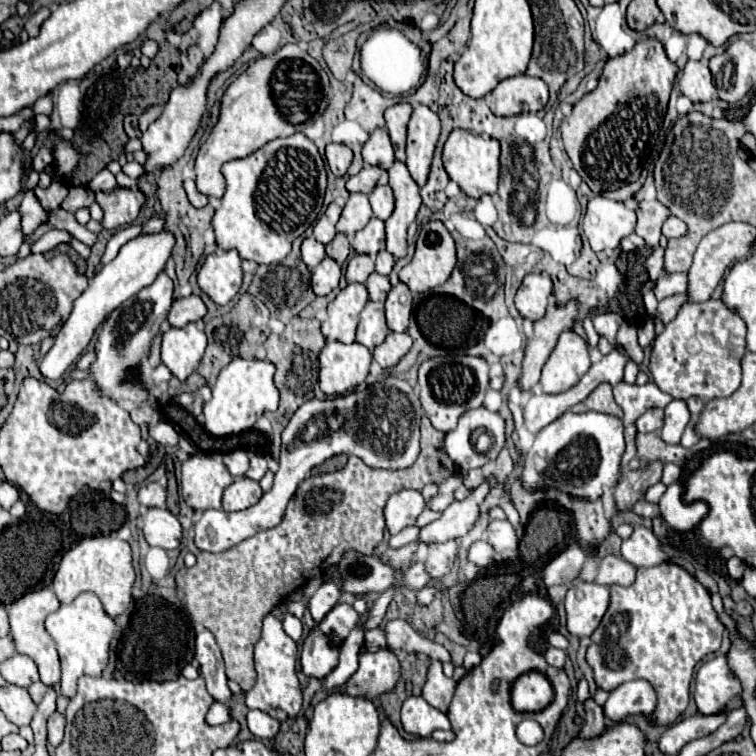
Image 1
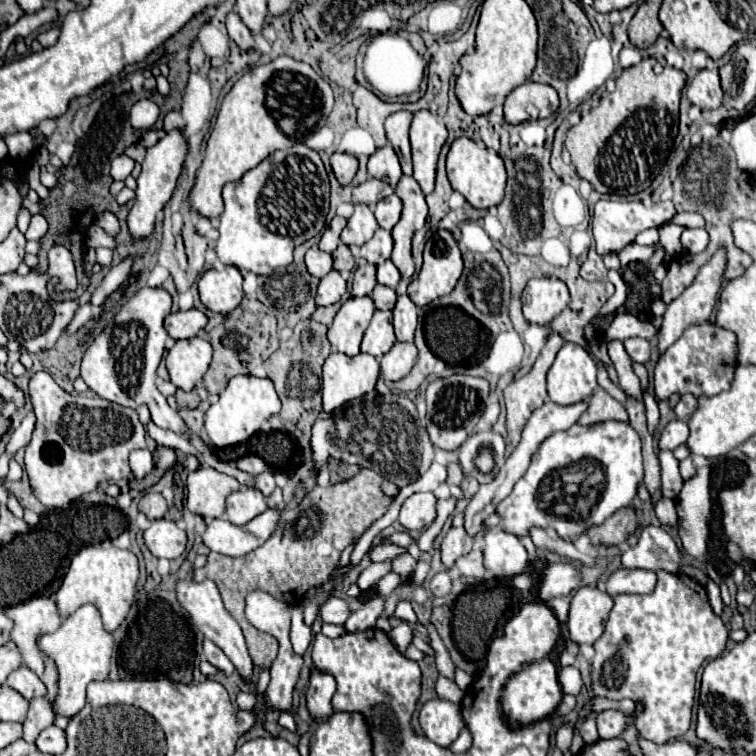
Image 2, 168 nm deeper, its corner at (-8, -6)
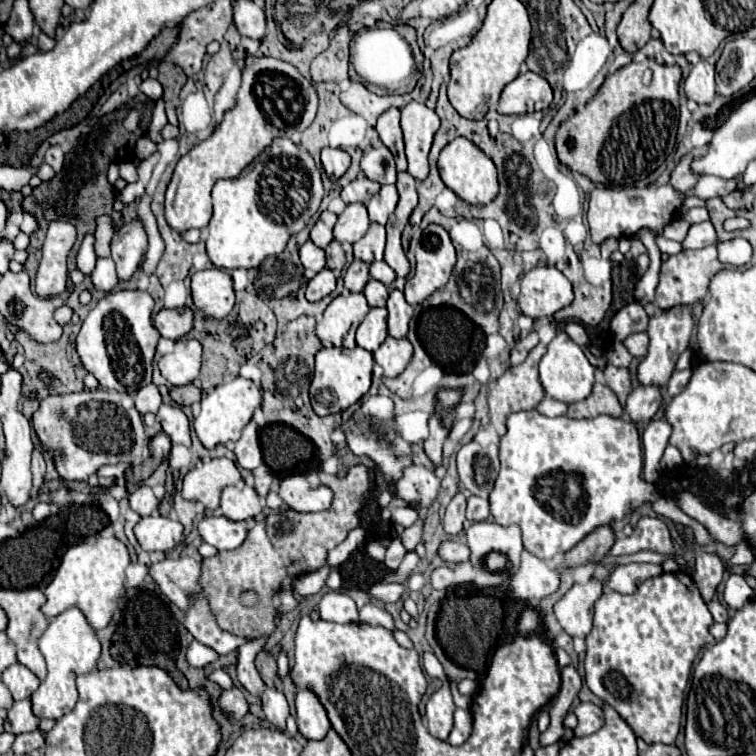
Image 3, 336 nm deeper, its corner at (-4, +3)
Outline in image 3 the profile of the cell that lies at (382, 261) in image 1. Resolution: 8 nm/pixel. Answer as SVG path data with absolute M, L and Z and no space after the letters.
M377 261L377 263L371 263L369 265L369 273L373 279L385 283L387 287L395 281L395 271L385 263L385 261Z

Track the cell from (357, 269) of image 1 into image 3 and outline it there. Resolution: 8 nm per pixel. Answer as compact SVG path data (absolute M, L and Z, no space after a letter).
M357 259L349 265L349 269L347 269L345 277L343 277L345 287L347 287L349 291L353 291L353 293L361 293L369 279L371 279L371 277L369 277L369 265L367 265L367 263L361 263L361 261L357 261Z

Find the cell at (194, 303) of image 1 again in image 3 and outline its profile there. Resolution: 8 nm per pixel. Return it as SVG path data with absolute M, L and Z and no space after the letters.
M187 307L181 309L161 309L155 317L155 329L161 337L167 339L181 339L193 329L193 311Z

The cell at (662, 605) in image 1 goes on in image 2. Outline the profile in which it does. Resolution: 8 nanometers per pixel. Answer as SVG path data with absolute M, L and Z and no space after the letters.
M657 572L655 590L649 594L619 594L605 624L603 636L593 644L593 692L609 700L643 700L645 710L639 716L637 730L643 738L665 744L671 738L681 738L691 724L691 708L695 694L695 674L707 658L717 658L729 640L725 622L711 610L705 588L685 574Z

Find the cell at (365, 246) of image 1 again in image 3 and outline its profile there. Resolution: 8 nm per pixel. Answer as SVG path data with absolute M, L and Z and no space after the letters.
M371 223L369 231L353 245L355 259L361 259L365 263L381 261L383 249L385 249L385 227L377 223Z

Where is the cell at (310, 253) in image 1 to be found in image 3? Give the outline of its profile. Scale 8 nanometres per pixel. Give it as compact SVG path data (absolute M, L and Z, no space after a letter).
M307 241L301 249L299 249L299 257L305 269L311 269L313 273L319 273L321 269L325 269L325 251L319 249L317 245L313 245L311 241Z

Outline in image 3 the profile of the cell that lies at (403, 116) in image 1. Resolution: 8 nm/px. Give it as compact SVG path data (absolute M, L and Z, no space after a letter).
M395 107L385 111L377 121L377 133L379 133L383 145L393 153L395 163L397 163L397 171L407 171L407 159L405 159L405 151L403 151L403 133L399 127L399 115L401 113Z

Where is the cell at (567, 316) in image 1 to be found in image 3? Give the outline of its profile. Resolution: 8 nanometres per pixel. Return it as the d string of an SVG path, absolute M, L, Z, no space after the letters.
M539 343L521 365L509 367L489 391L489 417L499 435L505 433L505 419L509 411L535 409L535 405L543 399L545 391L537 379L537 363L543 353L545 345Z

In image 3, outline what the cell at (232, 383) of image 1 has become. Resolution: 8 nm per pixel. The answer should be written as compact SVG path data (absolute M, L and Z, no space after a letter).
M235 377L233 381L215 387L201 399L201 413L195 419L193 429L205 449L215 449L217 445L225 445L227 441L237 441L257 407L261 407L261 389L249 379Z

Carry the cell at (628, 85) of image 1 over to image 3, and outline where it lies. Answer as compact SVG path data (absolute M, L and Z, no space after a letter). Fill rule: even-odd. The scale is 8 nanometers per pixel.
M645 59L641 63L629 63L621 69L617 69L613 75L605 79L599 93L587 103L587 107L581 113L571 115L567 121L561 123L557 135L555 135L555 147L559 161L569 167L571 171L577 171L585 177L589 177L593 183L603 183L607 187L625 187L633 185L641 177L653 173L675 149L675 135L679 125L679 89L682 80L682 71L673 65L657 65L653 59ZM651 69L653 79L649 85L643 85L643 71Z

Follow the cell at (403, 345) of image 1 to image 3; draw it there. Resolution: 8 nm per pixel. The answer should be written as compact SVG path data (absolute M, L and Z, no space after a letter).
M387 337L383 345L373 353L375 363L383 367L385 377L397 377L399 373L403 373L403 369L411 361L411 355L413 347L409 339L395 339L395 337Z

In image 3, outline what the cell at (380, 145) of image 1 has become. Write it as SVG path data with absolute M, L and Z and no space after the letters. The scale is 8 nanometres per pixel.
M383 145L377 149L371 149L369 153L363 155L361 171L365 173L367 179L371 179L379 185L395 183L395 159L393 159L391 151Z

